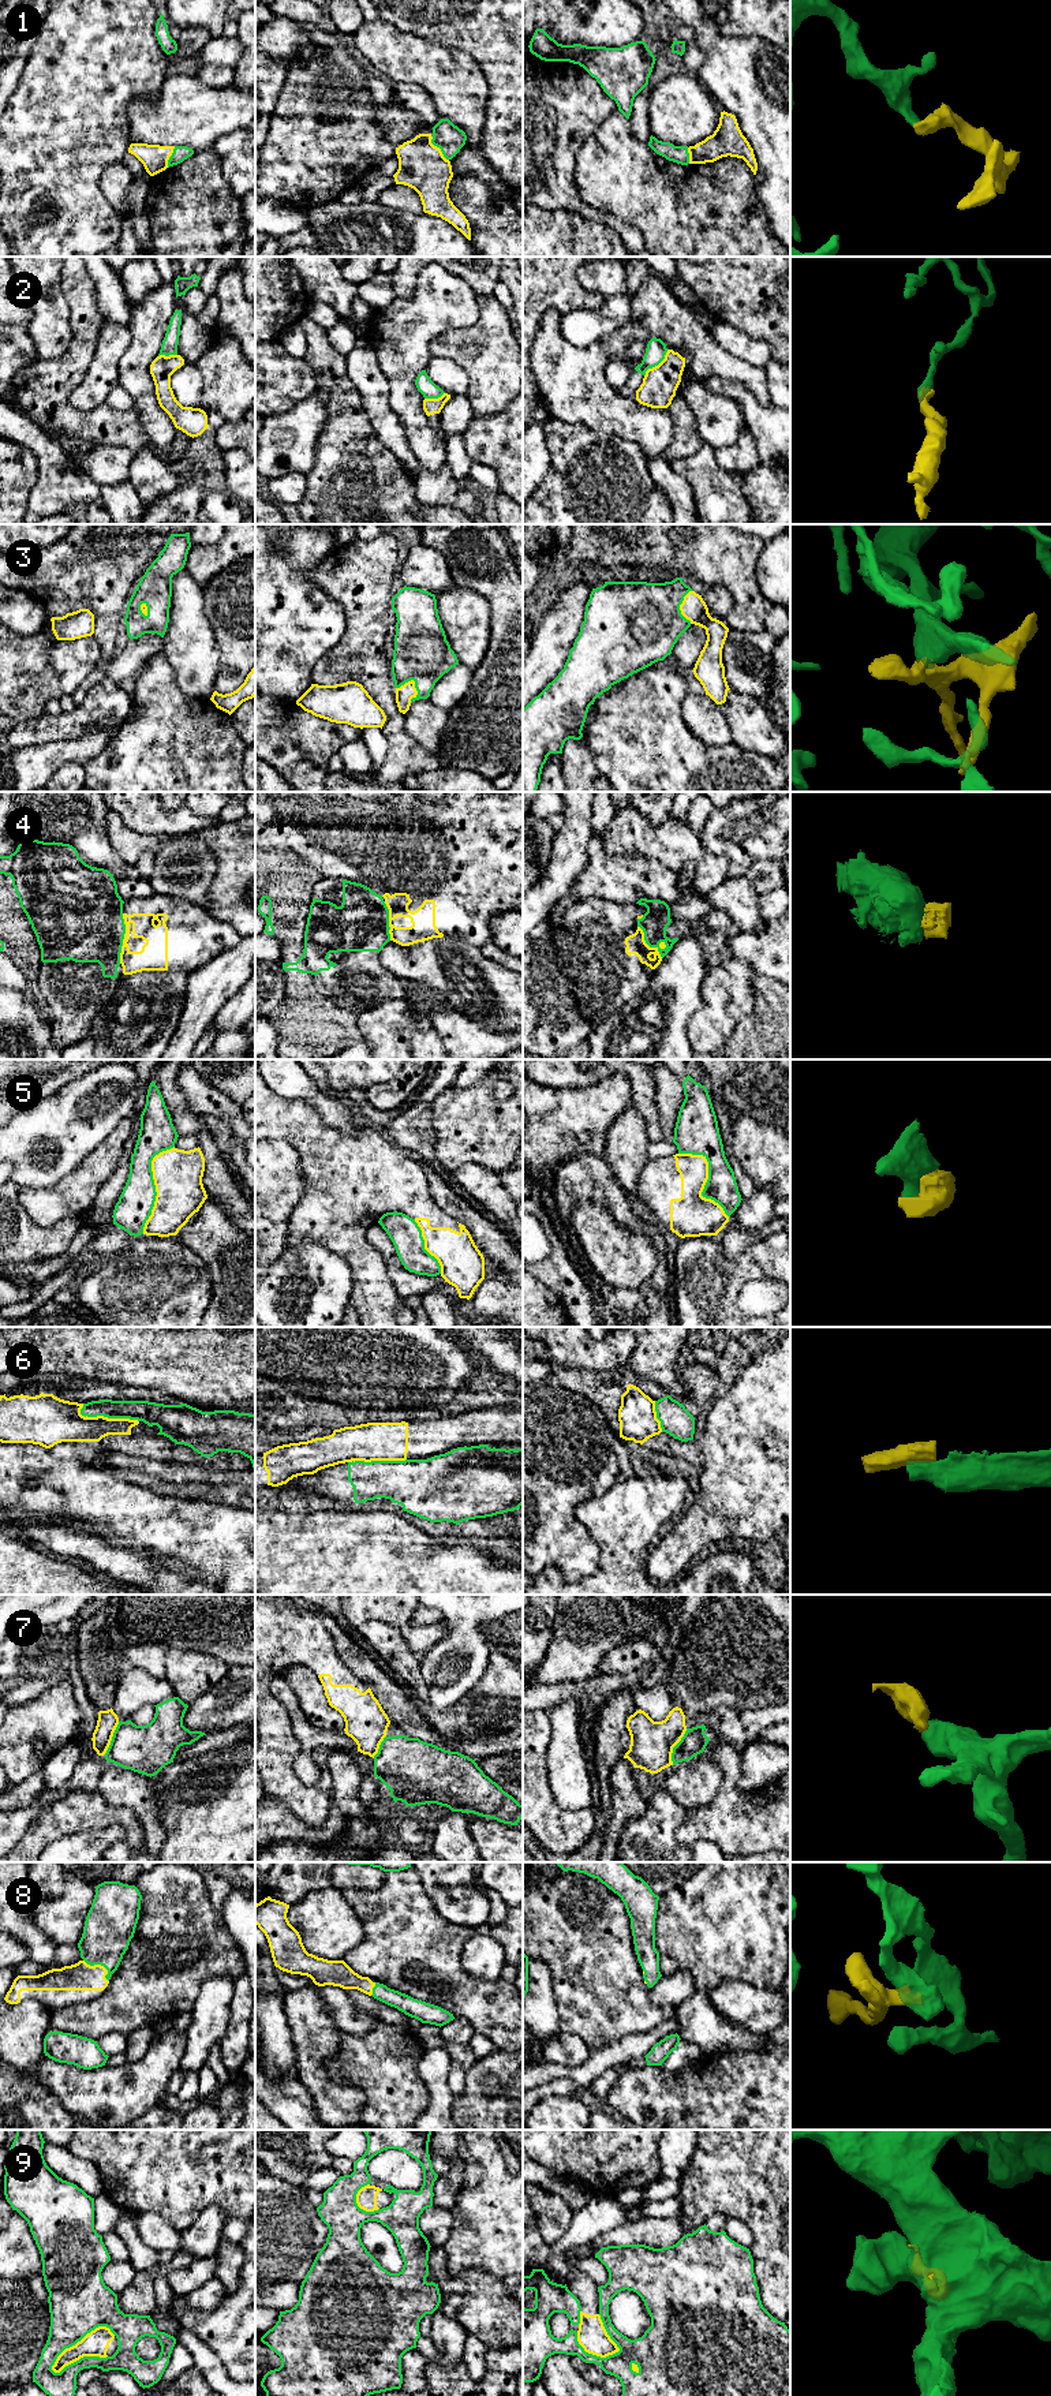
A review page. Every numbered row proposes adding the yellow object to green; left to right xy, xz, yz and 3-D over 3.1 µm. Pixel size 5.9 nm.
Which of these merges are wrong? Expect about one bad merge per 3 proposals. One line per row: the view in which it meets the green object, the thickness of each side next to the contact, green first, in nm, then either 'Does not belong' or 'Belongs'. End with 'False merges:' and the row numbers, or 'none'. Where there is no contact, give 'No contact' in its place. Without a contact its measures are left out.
1: Touches green in xz. Thickness 170 nm (green) against 280 nm. Belongs
2: Touches green in yz. Thickness 120 nm (green) against 200 nm. Does not belong
3: Touches green in xz. Thickness 320 nm (green) against 100 nm. Belongs
4: Touches green in yz. Thickness 160 nm (green) against 110 nm. Does not belong
5: Touches green in xy. Thickness 200 nm (green) against 280 nm. Does not belong
6: Touches green in xy. Thickness 140 nm (green) against 200 nm. Does not belong
7: Touches green in yz. Thickness 150 nm (green) against 260 nm. Does not belong
8: Touches green in xy. Thickness 300 nm (green) against 160 nm. Belongs
9: Touches green in xy. Thickness 360 nm (green) against 150 nm. Does not belong
False merges: 2, 4, 5, 6, 7, 9

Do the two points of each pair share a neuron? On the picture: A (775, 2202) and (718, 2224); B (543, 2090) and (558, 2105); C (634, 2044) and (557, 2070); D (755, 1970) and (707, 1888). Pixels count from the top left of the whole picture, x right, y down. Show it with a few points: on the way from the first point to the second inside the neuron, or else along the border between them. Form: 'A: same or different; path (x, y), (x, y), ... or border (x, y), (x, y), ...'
A: different; border (726, 2216), (714, 2213), (704, 2223)
B: different; border (569, 2094), (549, 2094), (537, 2103)
C: same; path (614, 2054), (601, 2060), (588, 2071), (576, 2071)
D: same; path (755, 1950), (730, 1922), (730, 1912), (728, 1909)

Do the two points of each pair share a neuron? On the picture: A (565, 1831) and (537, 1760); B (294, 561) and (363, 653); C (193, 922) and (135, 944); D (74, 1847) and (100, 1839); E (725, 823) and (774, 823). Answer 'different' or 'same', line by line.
A: same
B: different
C: same
D: same
E: same

